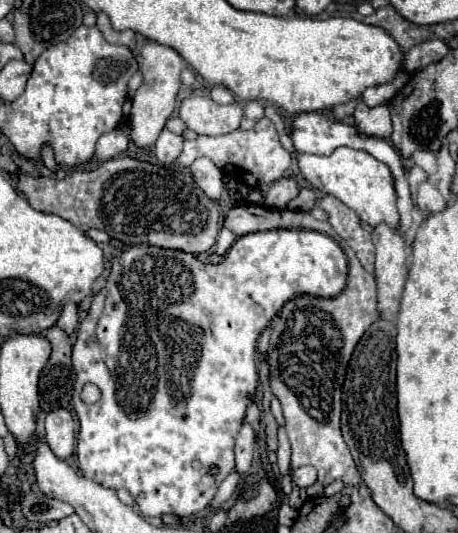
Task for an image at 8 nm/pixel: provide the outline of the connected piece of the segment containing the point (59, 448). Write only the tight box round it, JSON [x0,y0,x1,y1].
[46,409,76,459]

